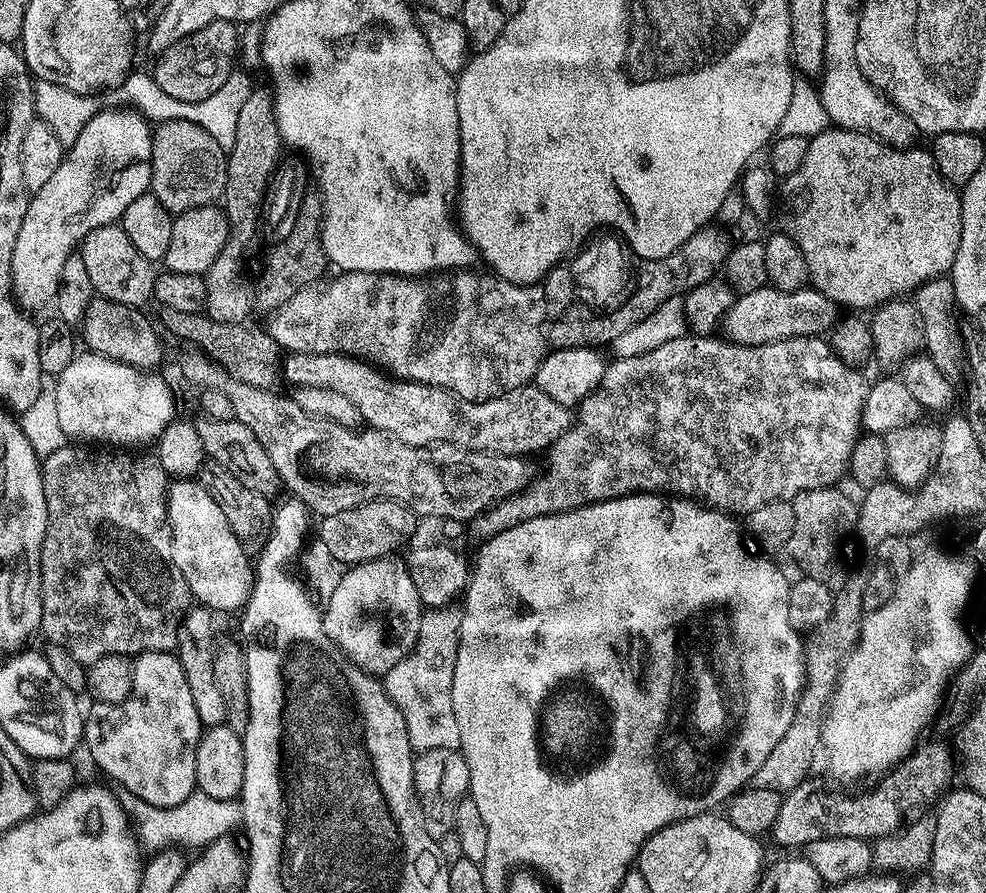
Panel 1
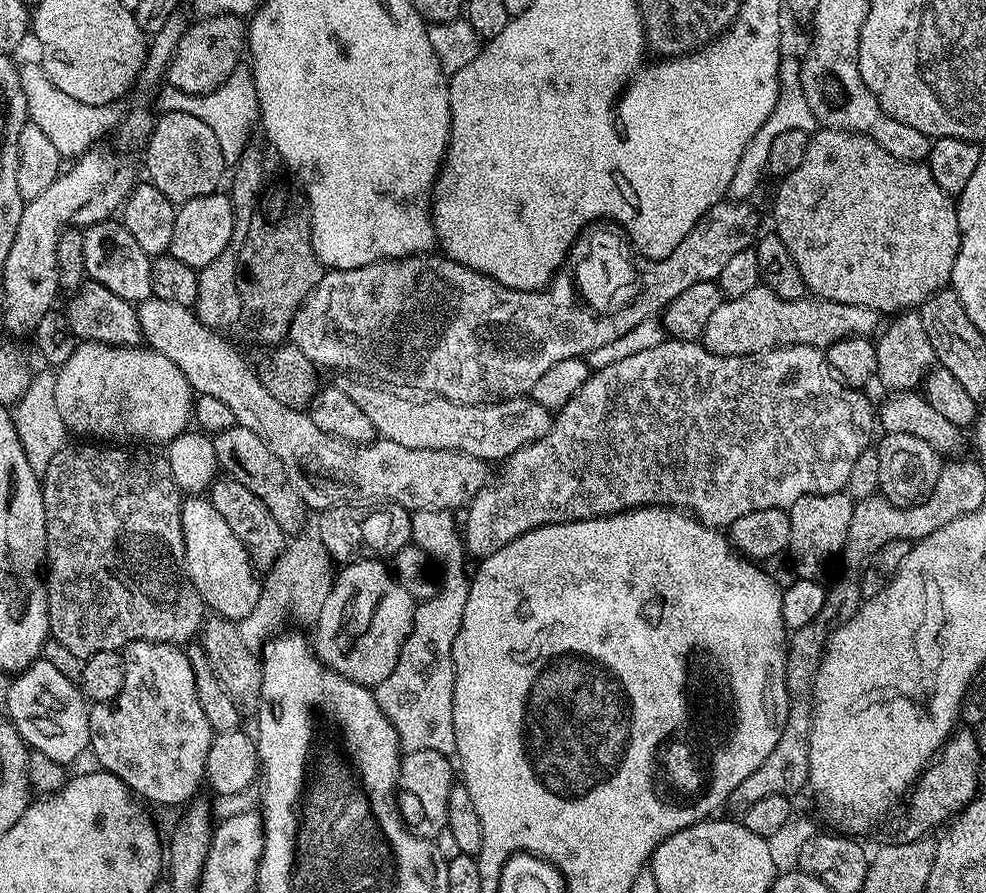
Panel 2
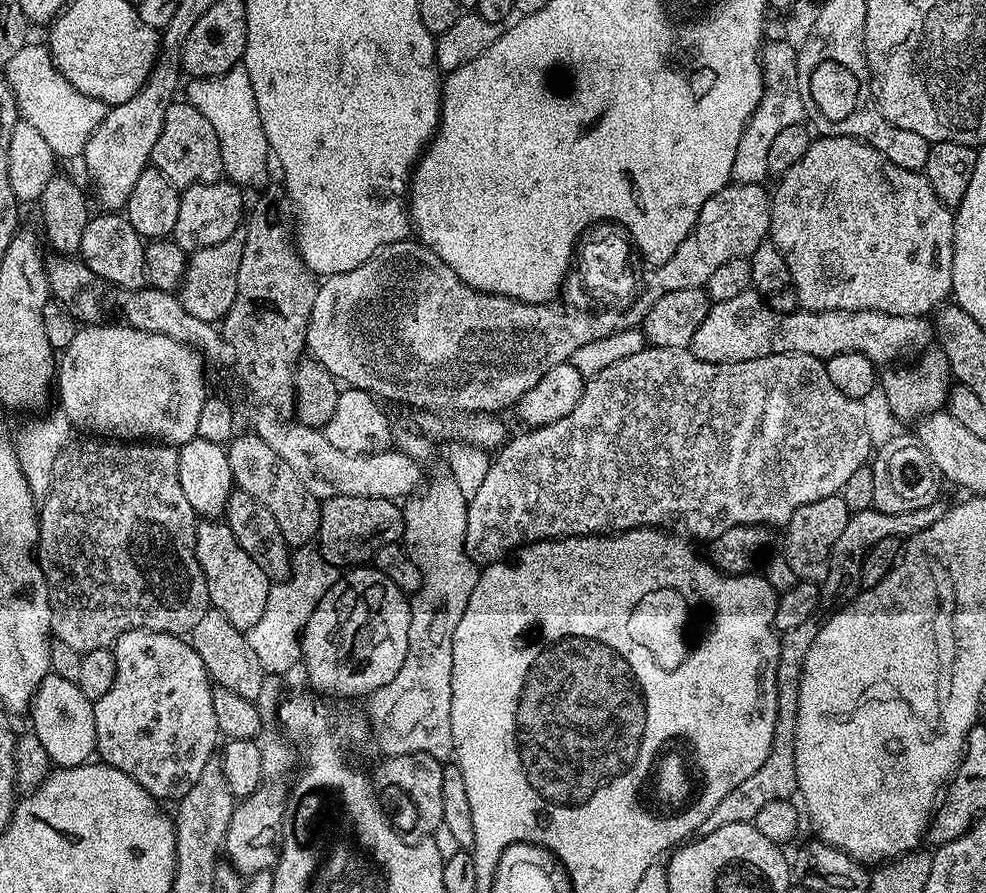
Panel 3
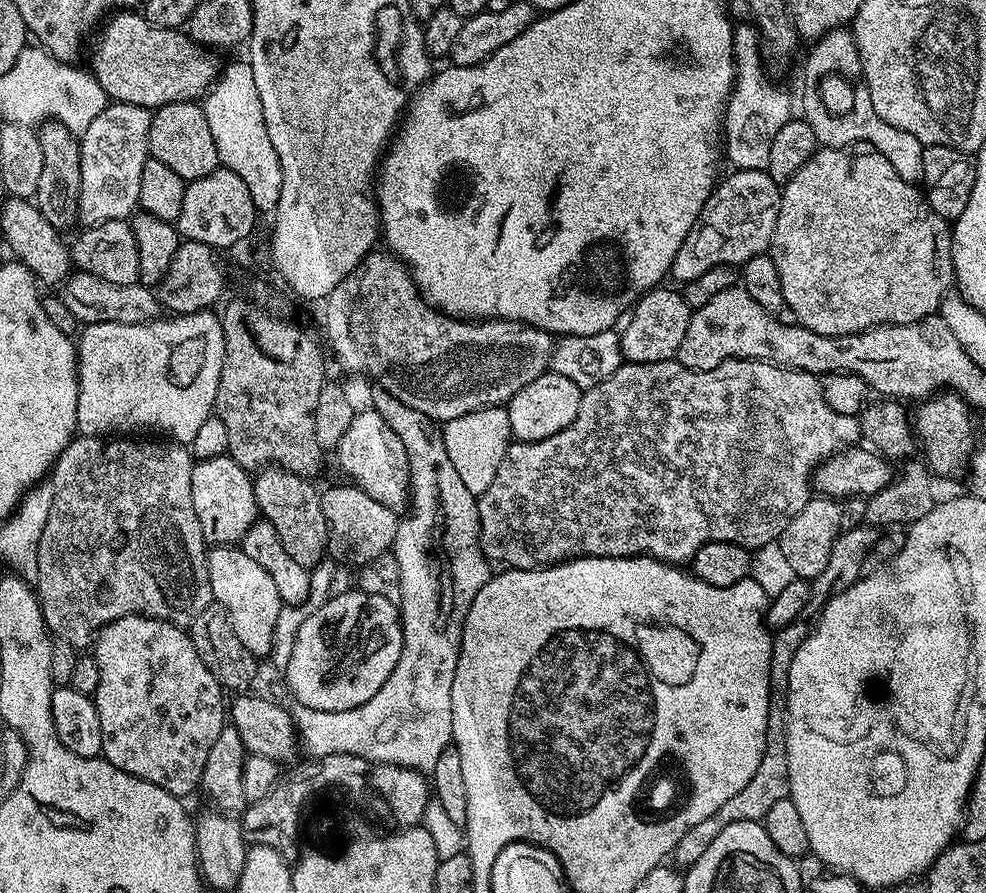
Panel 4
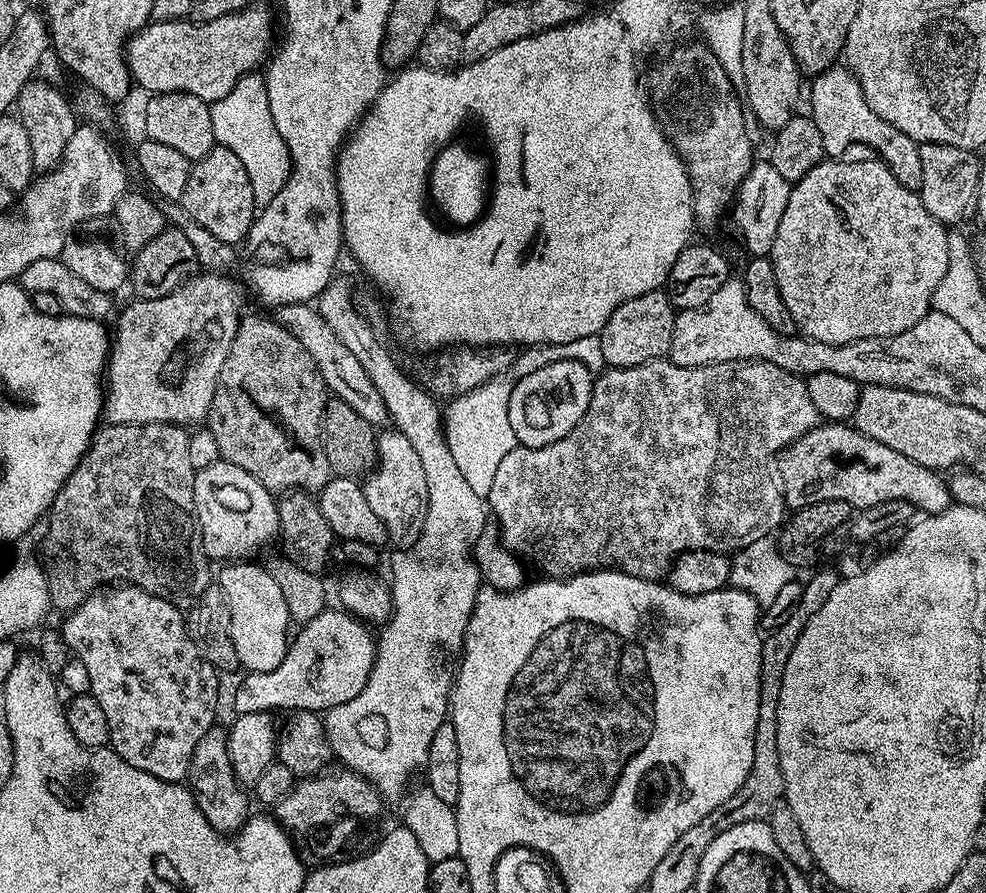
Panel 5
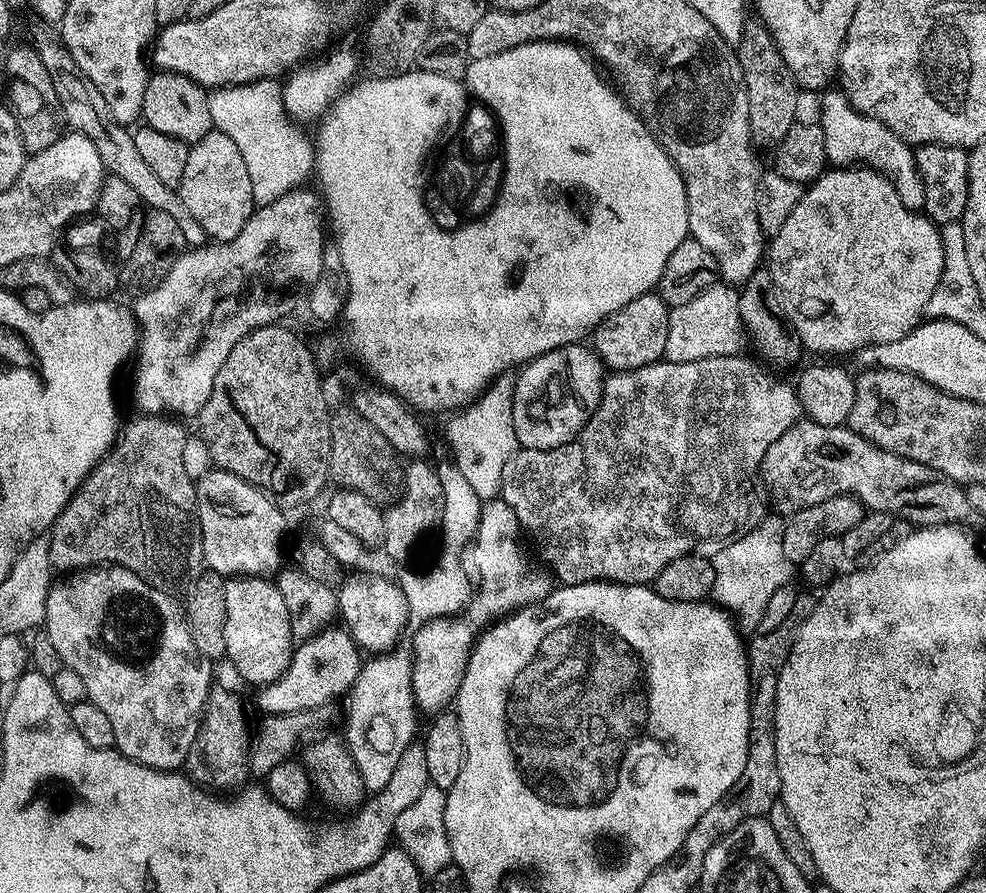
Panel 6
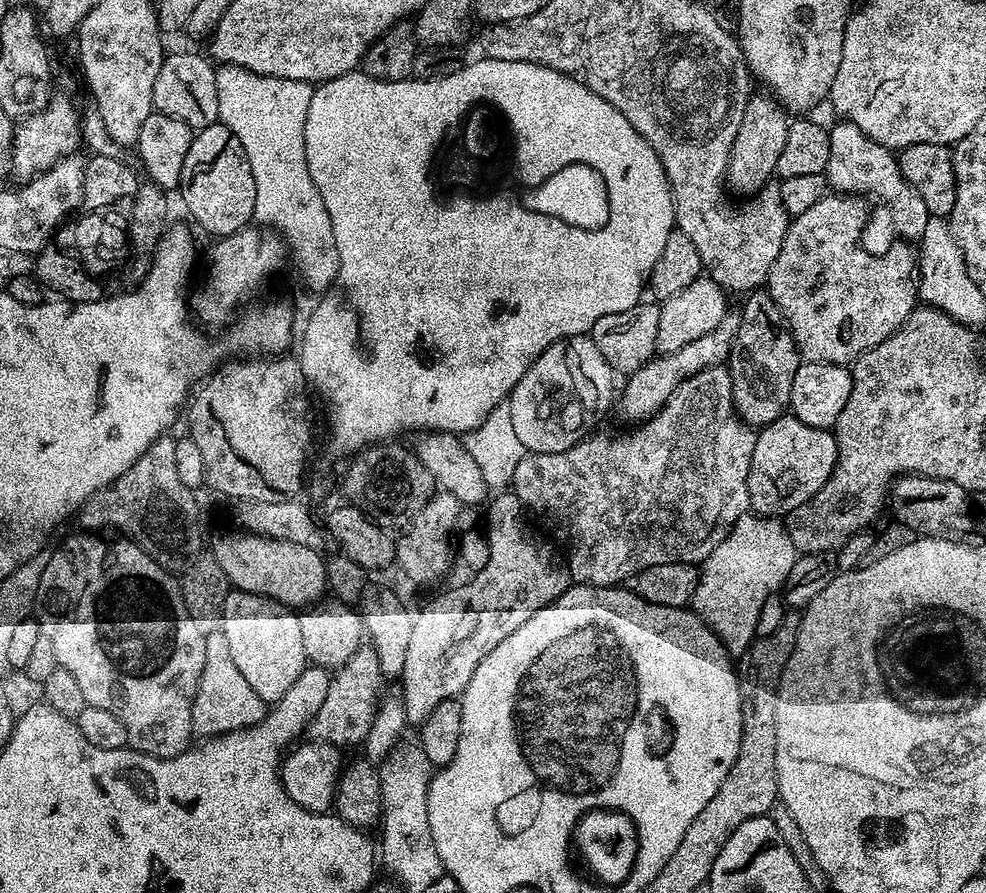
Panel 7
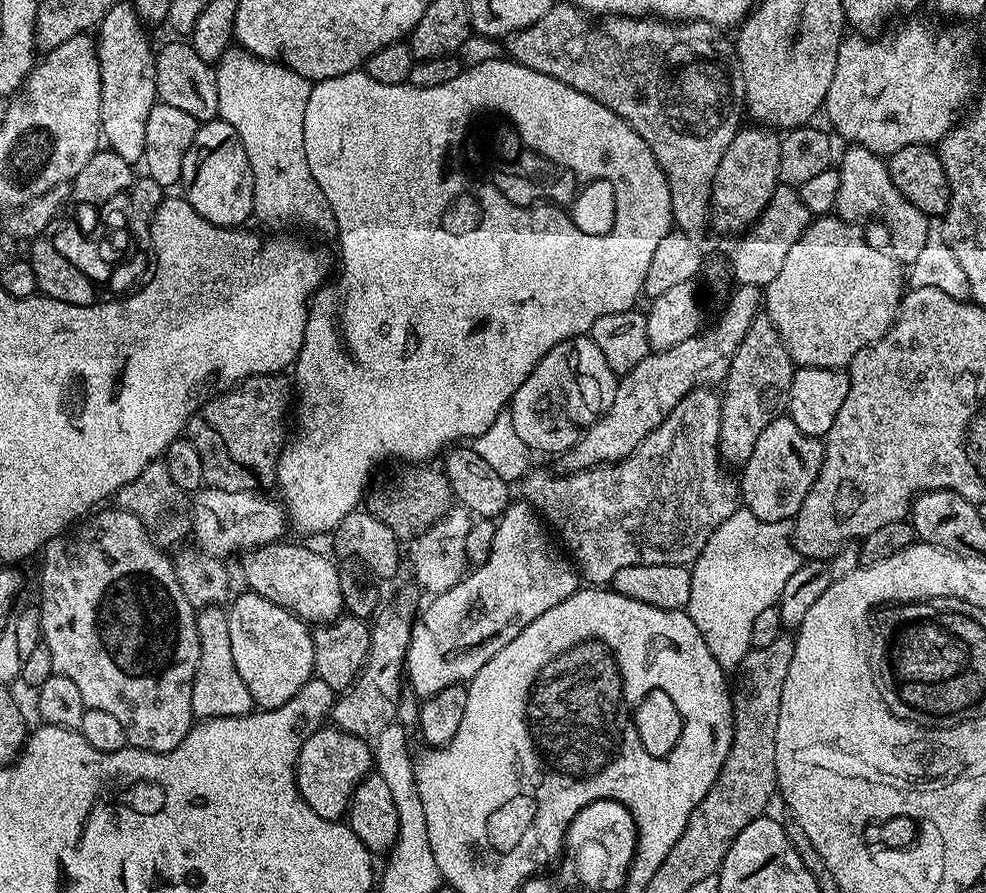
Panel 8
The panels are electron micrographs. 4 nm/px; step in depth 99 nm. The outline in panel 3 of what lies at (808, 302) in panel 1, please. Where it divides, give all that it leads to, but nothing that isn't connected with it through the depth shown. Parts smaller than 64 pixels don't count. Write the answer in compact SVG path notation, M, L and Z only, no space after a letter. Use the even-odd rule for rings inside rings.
M749 290L709 307L702 326L694 333L690 351L694 358L715 364L746 362L770 354L810 354L826 362L832 356L853 352L865 356L874 365L892 366L901 358L925 351L933 340L933 321L922 316L895 316L874 310L775 312L761 293Z

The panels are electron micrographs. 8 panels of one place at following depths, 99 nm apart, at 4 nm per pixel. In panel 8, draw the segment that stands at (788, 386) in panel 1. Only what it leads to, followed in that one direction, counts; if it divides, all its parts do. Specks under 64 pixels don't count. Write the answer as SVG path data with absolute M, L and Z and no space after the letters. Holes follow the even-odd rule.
M705 386L686 394L686 398L670 410L662 426L655 428L625 460L581 472L529 471L525 475L523 499L547 521L558 540L560 535L559 543L589 585L611 585L614 574L625 566L691 565L706 546L710 534L741 507L739 483L724 473L726 468L718 455L720 396L712 392L715 391Z

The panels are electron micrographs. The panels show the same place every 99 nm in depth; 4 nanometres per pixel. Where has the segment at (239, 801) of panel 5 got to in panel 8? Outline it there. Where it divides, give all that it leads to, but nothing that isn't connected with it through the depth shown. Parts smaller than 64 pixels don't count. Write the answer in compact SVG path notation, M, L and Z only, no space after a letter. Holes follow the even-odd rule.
M220 606L199 609L196 613L196 625L200 643L200 661L192 683L193 717L201 721L248 715L254 708L252 695L250 690L246 690L246 682L242 682L238 674L238 666L234 666L227 611Z

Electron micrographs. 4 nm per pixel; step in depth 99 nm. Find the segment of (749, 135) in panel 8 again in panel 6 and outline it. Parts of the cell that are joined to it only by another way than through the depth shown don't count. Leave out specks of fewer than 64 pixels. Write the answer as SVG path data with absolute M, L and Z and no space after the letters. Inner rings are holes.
M748 18L744 23L741 38L735 45L736 57L742 66L742 78L746 82L746 94L750 98L750 134L752 144L771 149L786 138L786 130L797 123L796 107L800 104L801 93L790 74L772 36L759 19Z

